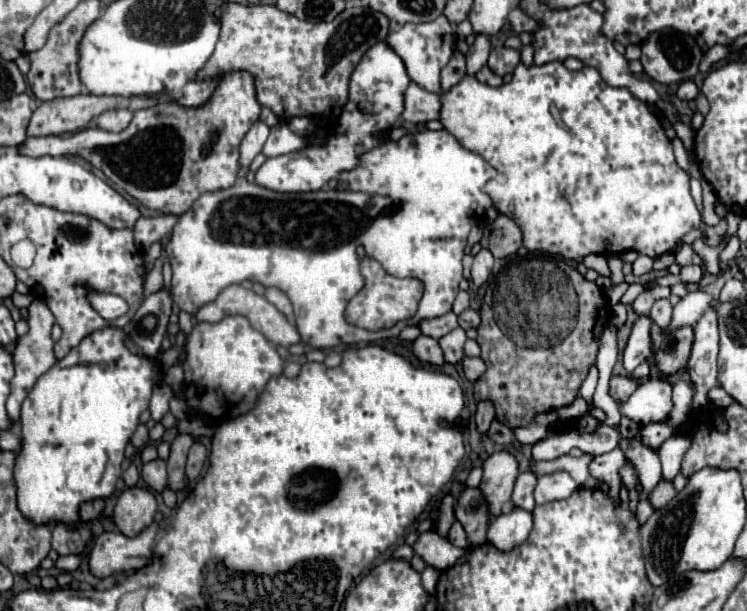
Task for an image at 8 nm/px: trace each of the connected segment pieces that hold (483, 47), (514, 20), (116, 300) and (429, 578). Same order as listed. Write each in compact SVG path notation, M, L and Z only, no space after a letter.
M476 35L474 45L466 53L466 73L474 75L478 73L490 55L490 39L484 35Z
M514 9L514 11L510 13L510 27L512 27L516 33L522 33L522 31L534 33L534 31L540 29L540 25L542 25L540 21L536 21L534 17L526 15L522 9Z
M92 293L90 295L90 301L92 301L92 307L108 321L112 319L118 319L120 315L124 315L128 311L128 305L122 297L116 297L116 295L110 295L110 293Z
M426 567L424 571L422 571L422 585L424 585L424 589L428 591L428 593L434 593L434 589L436 589L436 581L438 581L438 569L434 569L434 567Z

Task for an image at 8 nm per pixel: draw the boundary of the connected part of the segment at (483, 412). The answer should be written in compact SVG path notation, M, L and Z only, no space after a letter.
M480 401L478 403L474 421L476 421L476 427L478 427L480 433L486 433L488 431L490 423L494 421L494 405L492 405L492 401Z

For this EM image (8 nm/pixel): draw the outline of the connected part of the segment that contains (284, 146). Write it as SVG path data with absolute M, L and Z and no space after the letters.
M278 123L276 127L270 129L268 141L264 143L262 153L266 157L276 157L276 155L284 155L284 153L292 153L306 147L306 139L292 133L284 123Z

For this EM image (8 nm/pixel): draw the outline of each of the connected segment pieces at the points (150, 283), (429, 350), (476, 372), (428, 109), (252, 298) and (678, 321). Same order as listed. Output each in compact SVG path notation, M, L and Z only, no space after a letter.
M164 257L156 259L156 263L154 263L154 269L152 269L152 271L148 273L148 277L146 277L144 295L156 293L156 291L162 287L162 265L164 265Z
M420 335L420 337L414 341L412 351L414 351L414 355L416 355L420 361L424 361L424 363L444 365L444 353L442 353L438 341L432 339L432 337Z
M464 357L462 365L464 365L464 376L472 383L478 381L480 375L486 371L486 363L480 357Z
M414 81L404 91L404 113L402 117L410 123L426 123L438 119L440 99L436 93L430 93L416 85Z
M230 285L230 287L226 287L226 289L218 295L216 301L204 305L204 307L196 313L196 319L198 319L198 321L222 321L222 319L228 317L228 315L244 315L244 317L248 317L250 325L252 325L256 331L260 331L260 333L262 333L270 343L274 343L274 345L290 347L290 345L294 345L294 343L300 343L300 333L298 333L298 329L286 319L286 315L280 313L264 295L258 295L258 293L254 293L252 289L244 289L242 285Z
M704 291L688 293L688 295L682 297L680 303L674 307L674 311L672 311L672 321L670 321L668 329L664 329L662 333L666 335L666 333L676 331L676 329L680 329L680 327L684 327L684 325L690 325L690 327L692 327L692 325L702 317L702 313L704 313L708 307L712 307L712 297L710 297L708 293L704 293Z

